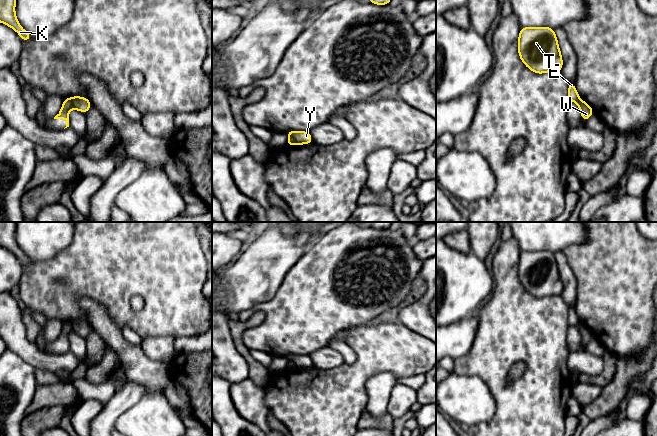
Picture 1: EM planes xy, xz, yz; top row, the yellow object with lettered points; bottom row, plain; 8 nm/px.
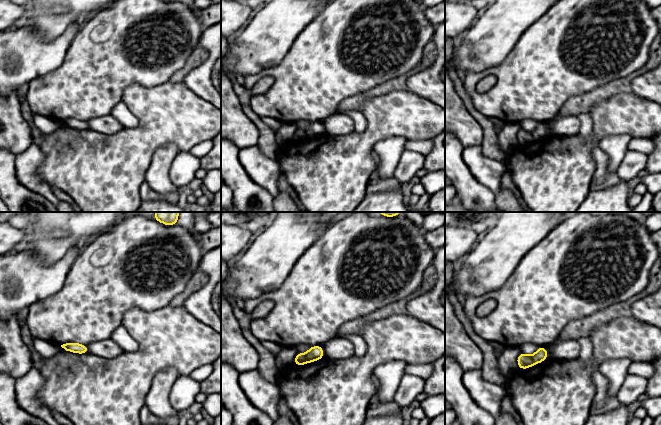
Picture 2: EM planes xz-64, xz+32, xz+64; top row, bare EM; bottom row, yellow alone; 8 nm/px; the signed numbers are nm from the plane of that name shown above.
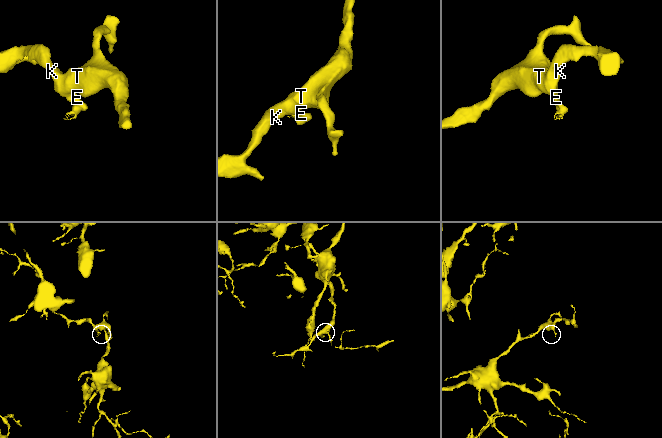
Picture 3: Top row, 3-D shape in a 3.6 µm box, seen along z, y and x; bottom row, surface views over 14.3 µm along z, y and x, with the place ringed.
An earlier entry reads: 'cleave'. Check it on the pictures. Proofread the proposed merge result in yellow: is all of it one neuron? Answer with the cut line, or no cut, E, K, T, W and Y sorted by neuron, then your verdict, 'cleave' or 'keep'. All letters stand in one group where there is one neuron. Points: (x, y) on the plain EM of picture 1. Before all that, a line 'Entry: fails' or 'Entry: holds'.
Entry: holds
xy (69, 322), (74, 331) | E K T Y / W | cleave

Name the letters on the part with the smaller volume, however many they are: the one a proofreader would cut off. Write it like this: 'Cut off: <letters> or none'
Cut off: W

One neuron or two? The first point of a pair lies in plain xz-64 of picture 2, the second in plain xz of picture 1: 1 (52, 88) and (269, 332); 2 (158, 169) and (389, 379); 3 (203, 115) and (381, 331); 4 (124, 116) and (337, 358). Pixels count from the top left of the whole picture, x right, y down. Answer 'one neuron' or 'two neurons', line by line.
1: one neuron
2: one neuron
3: one neuron
4: two neurons

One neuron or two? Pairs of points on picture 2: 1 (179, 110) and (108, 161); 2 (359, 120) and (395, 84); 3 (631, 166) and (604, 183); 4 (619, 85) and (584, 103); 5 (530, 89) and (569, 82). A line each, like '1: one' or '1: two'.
1: one
2: two
3: two
4: one
5: one

